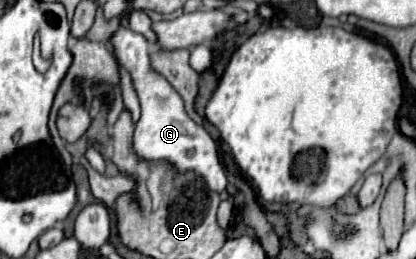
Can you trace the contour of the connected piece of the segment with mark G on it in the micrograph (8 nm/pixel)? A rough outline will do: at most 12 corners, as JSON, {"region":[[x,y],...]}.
{"region":[[112,34],[142,116],[136,156],[226,188],[218,144],[150,68],[146,38]]}

